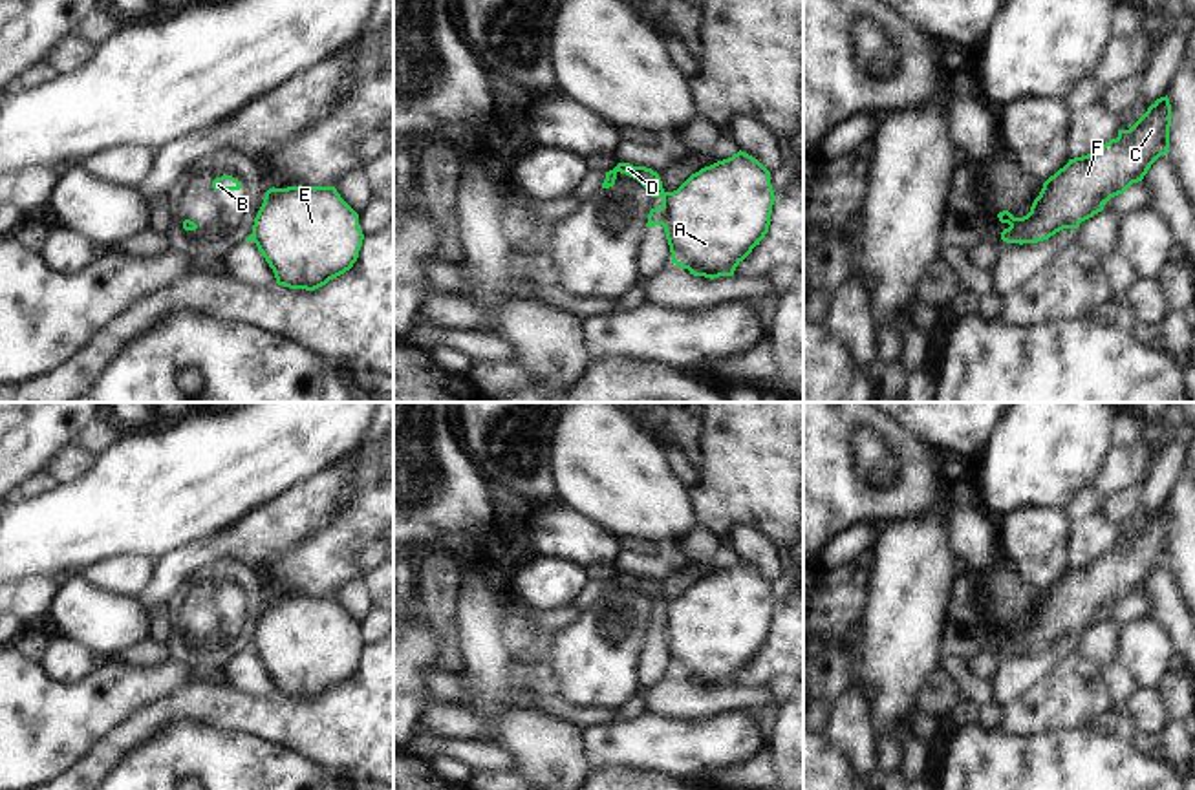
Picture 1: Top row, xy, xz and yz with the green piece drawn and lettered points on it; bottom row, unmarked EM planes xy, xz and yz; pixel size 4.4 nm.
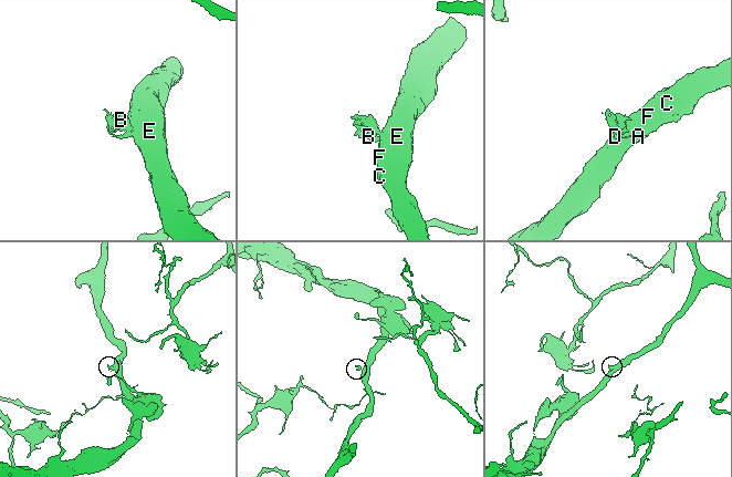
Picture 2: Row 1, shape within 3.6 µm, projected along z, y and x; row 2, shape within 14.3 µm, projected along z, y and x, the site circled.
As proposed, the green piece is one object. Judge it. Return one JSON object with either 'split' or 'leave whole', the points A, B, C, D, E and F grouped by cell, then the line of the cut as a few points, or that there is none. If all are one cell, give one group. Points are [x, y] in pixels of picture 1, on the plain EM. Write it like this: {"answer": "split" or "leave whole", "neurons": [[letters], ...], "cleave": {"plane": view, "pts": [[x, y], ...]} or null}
{"answer": "split", "neurons": [["A", "C", "E", "F"], ["B", "D"]], "cleave": {"plane": "xz", "pts": [[663, 615], [665, 635]]}}

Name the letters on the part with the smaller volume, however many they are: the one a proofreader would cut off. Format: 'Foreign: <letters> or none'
Foreign: B, D

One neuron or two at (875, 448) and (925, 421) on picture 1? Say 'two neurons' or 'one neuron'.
two neurons

